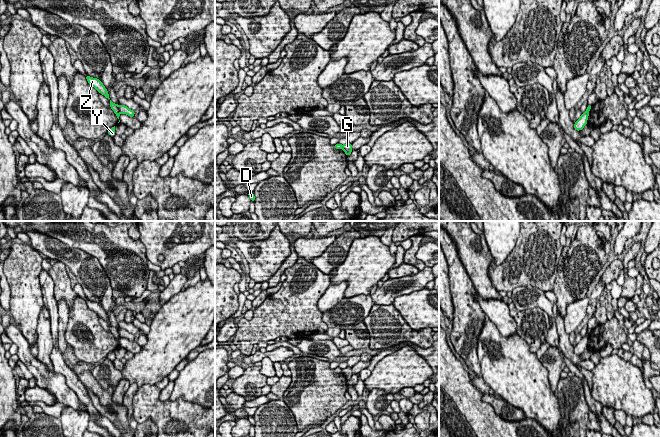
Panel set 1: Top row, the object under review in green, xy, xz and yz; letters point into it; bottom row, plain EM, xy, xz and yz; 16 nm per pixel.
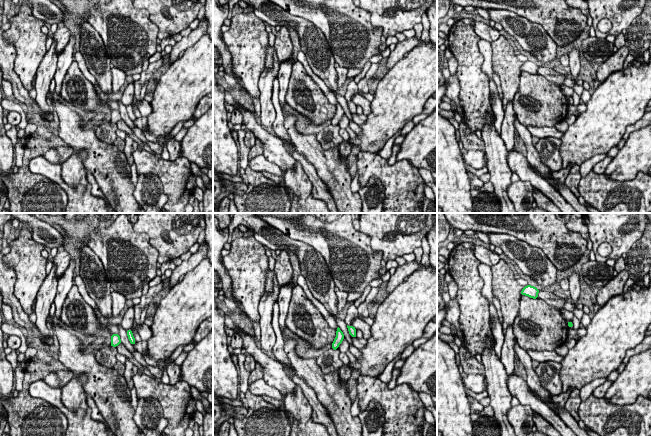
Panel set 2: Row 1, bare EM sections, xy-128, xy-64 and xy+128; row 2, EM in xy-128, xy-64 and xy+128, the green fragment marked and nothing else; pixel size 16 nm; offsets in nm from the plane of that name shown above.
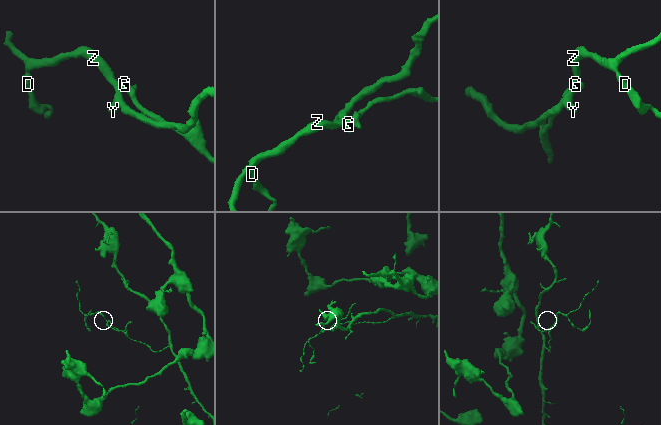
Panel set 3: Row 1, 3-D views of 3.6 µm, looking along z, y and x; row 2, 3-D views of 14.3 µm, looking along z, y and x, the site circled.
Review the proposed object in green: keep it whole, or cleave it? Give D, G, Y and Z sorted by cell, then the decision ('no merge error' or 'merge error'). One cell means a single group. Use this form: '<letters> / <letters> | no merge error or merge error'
D Y Z / G | merge error

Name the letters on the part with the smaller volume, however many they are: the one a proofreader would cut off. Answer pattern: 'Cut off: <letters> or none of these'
Cut off: D, Y, Z

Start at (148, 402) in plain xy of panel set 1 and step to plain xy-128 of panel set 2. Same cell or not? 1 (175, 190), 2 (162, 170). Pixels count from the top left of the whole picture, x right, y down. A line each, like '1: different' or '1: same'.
1: same
2: same

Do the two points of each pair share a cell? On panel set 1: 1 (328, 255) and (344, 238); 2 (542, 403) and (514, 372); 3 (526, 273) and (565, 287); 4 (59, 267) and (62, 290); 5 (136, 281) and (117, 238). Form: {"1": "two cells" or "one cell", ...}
{"1": "one cell", "2": "one cell", "3": "two cells", "4": "one cell", "5": "one cell"}

